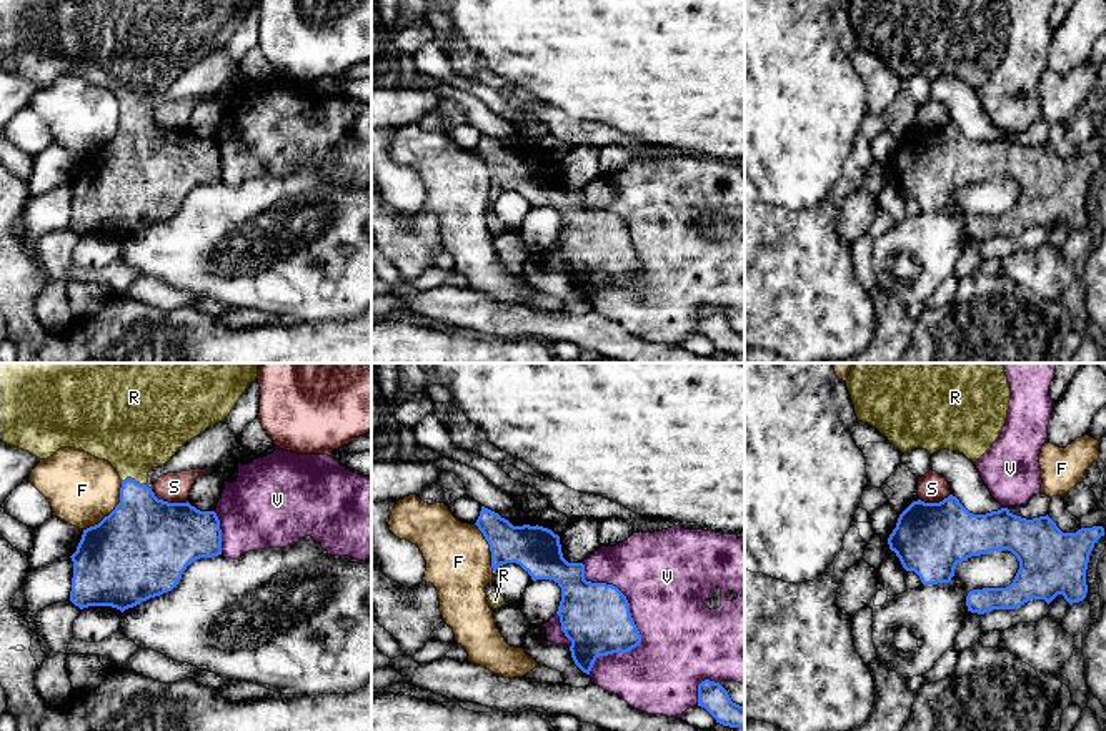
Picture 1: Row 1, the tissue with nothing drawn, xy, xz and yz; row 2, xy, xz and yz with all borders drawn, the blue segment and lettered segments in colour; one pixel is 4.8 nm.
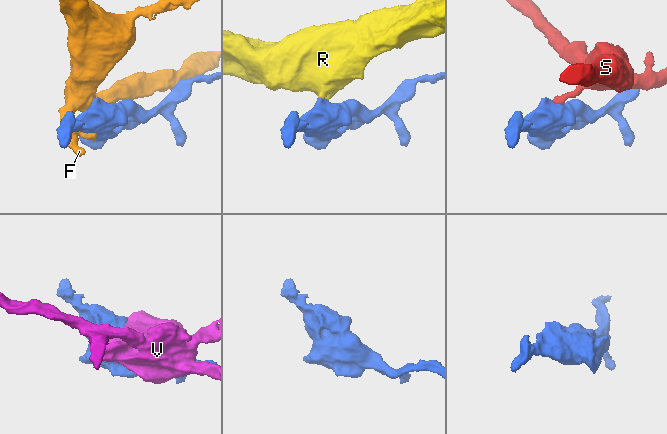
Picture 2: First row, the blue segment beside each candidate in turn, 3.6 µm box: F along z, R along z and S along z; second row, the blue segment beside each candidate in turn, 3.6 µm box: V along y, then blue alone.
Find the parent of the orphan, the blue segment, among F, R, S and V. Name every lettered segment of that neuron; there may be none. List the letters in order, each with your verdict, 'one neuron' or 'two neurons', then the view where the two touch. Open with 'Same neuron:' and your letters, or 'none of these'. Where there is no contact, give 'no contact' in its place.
Same neuron: R
F: two neurons | xy
R: one neuron | xy
S: two neurons | xy
V: two neurons | xz

